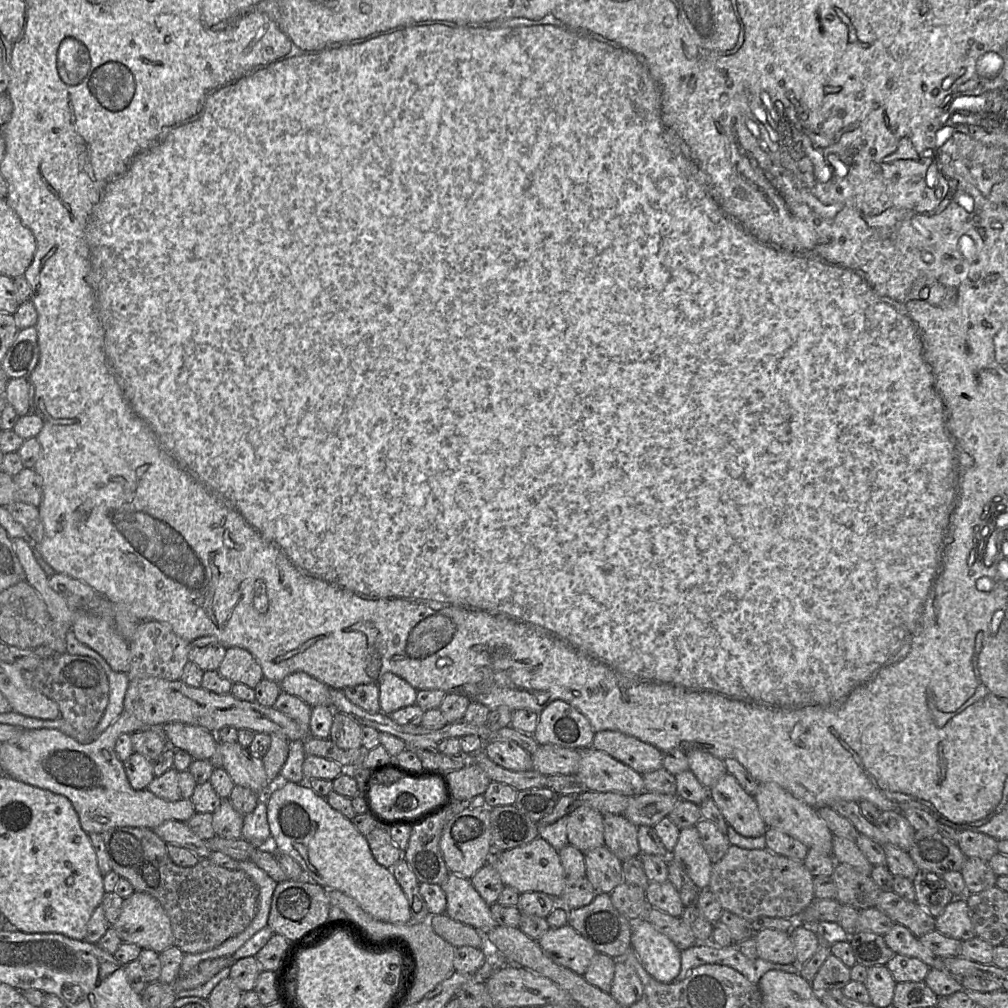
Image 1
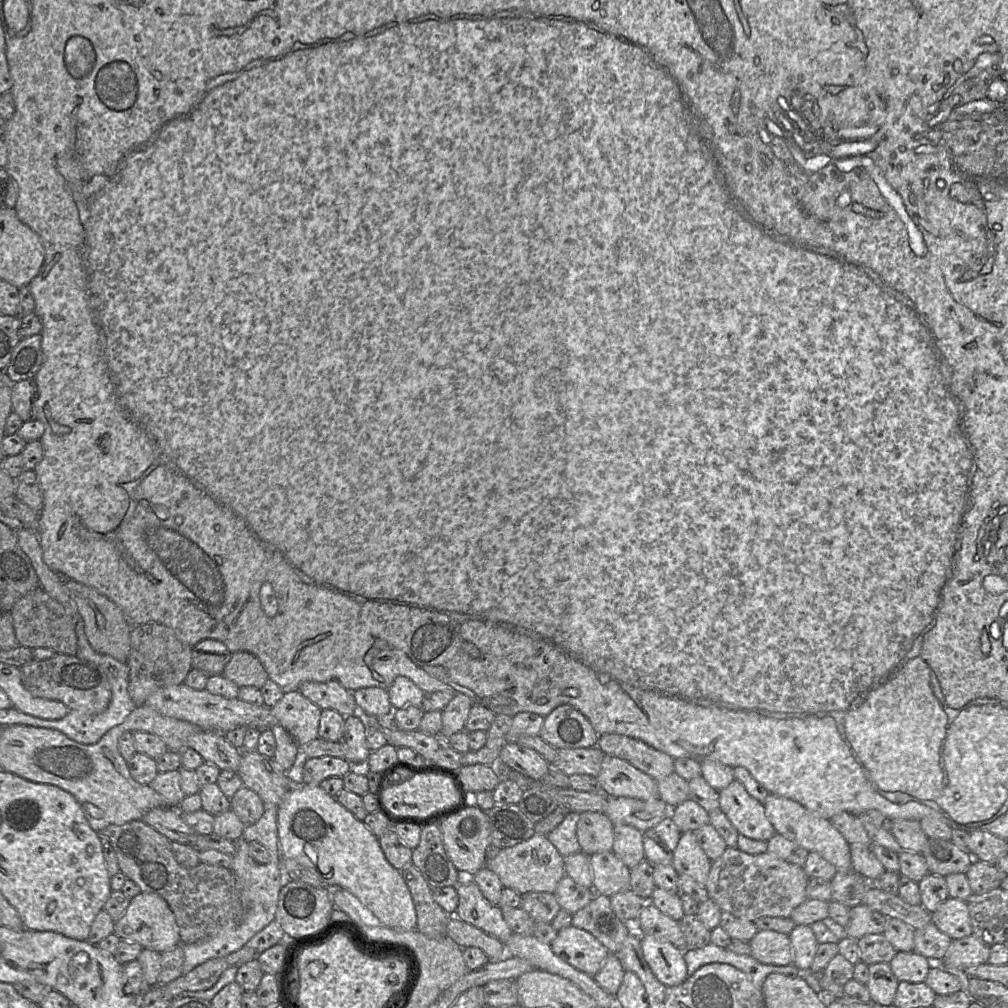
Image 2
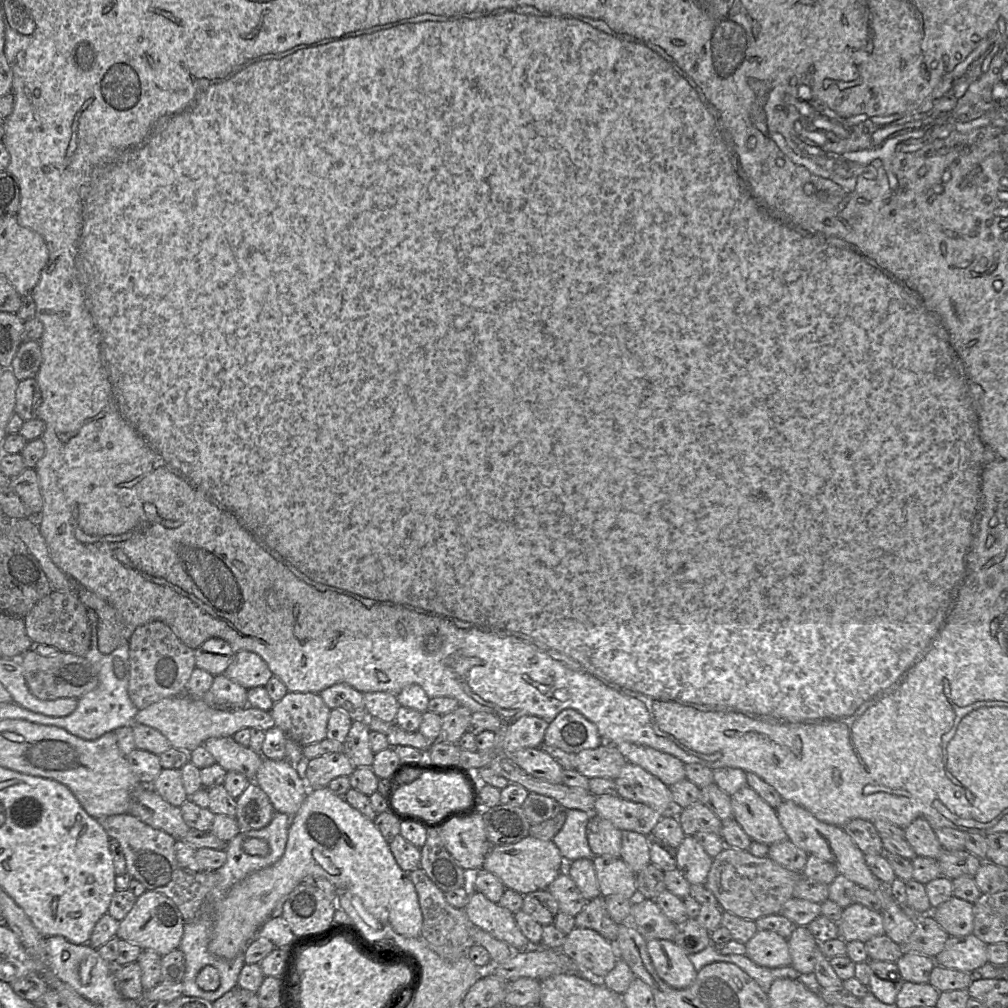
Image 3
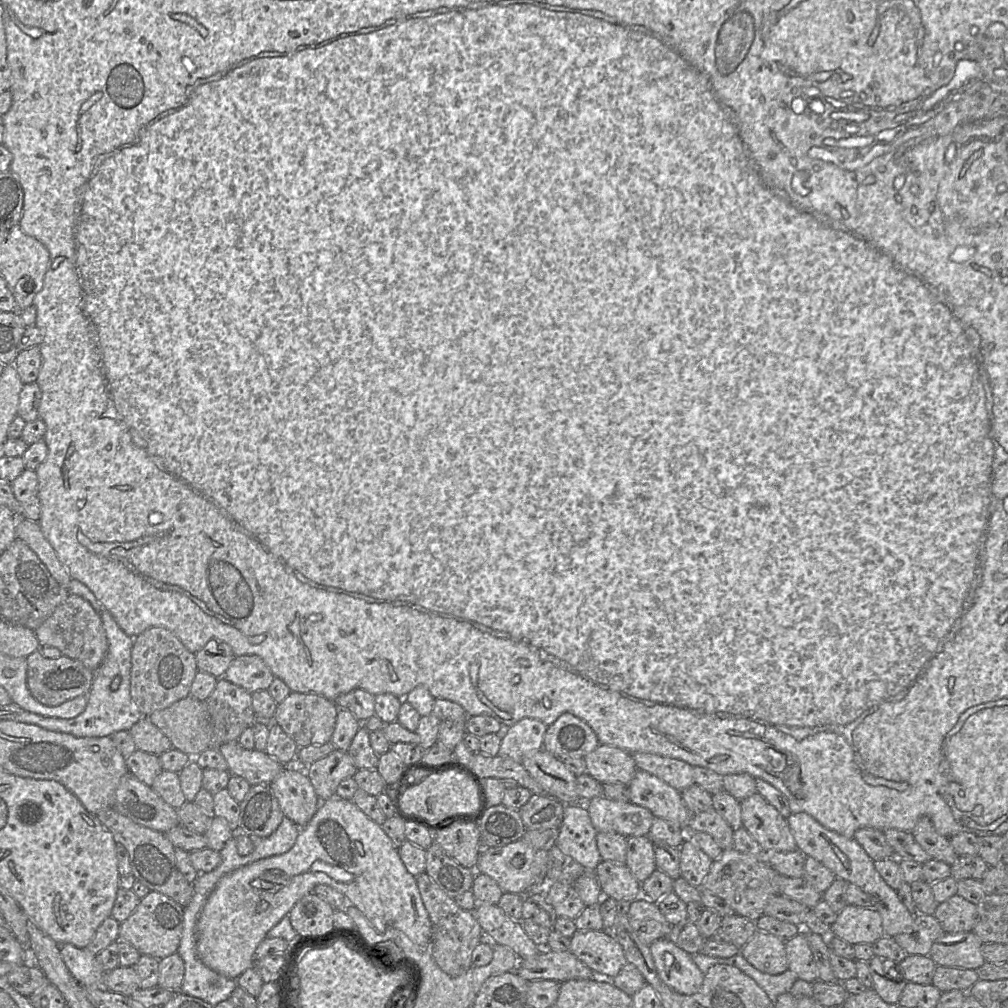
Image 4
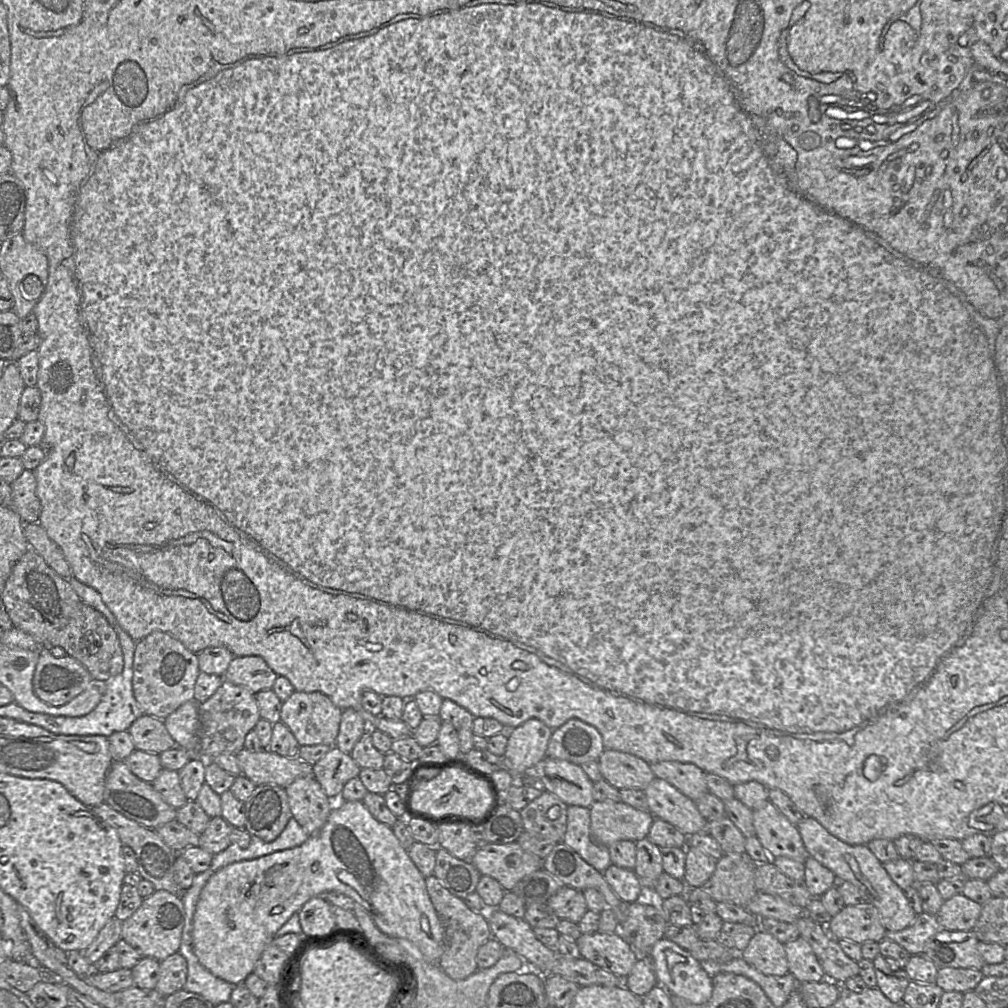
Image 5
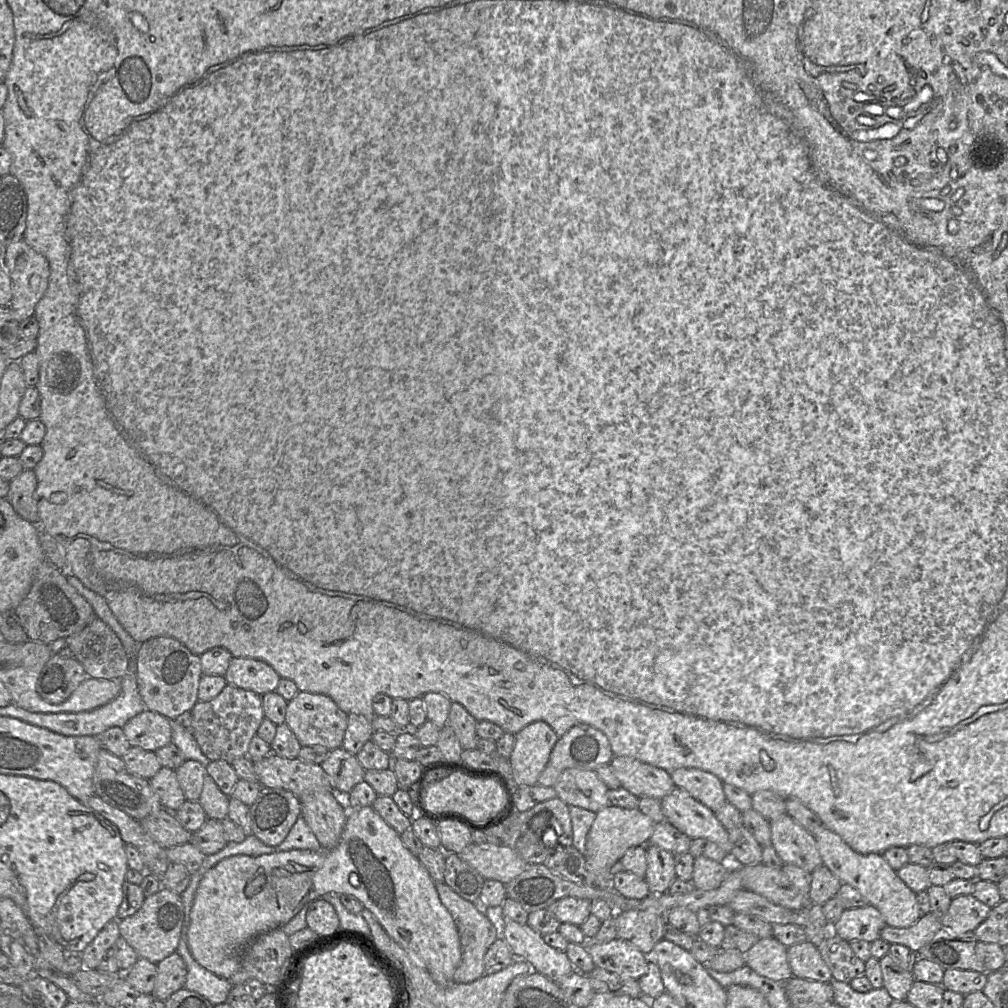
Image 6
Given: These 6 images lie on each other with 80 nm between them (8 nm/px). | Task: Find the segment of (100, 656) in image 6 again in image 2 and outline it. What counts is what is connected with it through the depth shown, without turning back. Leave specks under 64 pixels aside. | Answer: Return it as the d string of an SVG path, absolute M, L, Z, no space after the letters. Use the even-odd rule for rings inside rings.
M41 587L21 597L9 611L19 646L28 648L49 648L57 654L76 655L78 640L74 621L57 600Z

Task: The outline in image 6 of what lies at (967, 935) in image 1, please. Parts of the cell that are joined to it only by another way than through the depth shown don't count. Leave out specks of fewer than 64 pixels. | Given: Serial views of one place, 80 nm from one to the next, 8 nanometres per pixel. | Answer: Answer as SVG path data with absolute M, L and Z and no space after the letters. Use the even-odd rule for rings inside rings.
M961 895L951 900L947 912L941 918L944 929L954 933L974 932L987 918L991 908L973 895Z

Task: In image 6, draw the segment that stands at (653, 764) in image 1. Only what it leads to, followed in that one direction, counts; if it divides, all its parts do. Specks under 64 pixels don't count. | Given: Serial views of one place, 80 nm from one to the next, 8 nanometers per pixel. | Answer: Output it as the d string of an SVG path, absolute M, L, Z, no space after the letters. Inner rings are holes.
M678 768L669 774L676 788L687 791L713 812L727 803L723 782L712 773L699 768Z

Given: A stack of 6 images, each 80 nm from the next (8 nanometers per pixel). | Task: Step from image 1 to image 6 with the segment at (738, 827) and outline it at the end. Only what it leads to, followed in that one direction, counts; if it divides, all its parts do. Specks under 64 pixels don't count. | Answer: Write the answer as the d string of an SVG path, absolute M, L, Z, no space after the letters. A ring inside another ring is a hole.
M788 814L770 822L771 846L784 863L794 864L812 873L823 861L814 835Z

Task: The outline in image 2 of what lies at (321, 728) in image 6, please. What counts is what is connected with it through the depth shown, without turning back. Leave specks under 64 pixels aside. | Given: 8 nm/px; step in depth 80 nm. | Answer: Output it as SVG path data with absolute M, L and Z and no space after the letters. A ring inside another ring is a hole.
M298 690L284 693L283 697L272 708L271 712L299 746L319 738L318 729L322 709Z

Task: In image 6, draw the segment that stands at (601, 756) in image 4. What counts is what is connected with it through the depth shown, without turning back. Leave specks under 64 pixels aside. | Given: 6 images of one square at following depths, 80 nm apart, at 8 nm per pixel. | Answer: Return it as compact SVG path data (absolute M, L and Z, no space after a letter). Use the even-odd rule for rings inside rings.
M614 756L609 765L621 787L637 797L661 800L676 786L668 771L627 756Z

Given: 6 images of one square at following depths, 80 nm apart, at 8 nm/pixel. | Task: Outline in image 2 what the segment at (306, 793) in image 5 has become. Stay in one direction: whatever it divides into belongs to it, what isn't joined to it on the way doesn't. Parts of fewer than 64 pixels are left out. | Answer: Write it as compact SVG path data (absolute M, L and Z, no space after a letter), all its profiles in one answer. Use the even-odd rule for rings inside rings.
M241 749L241 751L241 763L237 774L241 778L244 786L253 790L259 795L261 800L264 802L264 805L279 806L279 804L283 801L284 797L289 792L289 790L293 788L293 786L298 786L290 783L289 779L286 776L287 771L282 770L282 768L273 760L273 758L268 758L264 755L261 755L256 750L247 751L245 749Z

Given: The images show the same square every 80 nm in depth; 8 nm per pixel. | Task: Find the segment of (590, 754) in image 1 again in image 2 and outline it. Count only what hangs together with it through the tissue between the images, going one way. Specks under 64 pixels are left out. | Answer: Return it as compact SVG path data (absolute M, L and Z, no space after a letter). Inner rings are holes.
M606 755L595 777L600 791L610 797L653 799L658 796L657 781L629 762Z

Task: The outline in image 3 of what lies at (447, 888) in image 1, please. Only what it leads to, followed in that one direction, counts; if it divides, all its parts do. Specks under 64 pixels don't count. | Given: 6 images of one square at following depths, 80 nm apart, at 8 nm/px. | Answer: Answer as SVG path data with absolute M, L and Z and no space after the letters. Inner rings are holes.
M476 890L470 892L464 912L474 925L506 942L514 951L532 947L521 932L514 914L499 904L493 903L482 893Z

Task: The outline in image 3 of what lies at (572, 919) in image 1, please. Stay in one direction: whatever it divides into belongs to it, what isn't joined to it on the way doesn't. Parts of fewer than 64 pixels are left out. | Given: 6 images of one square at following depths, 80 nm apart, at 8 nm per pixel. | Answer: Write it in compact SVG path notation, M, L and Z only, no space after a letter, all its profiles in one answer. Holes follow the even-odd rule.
M598 897L587 902L585 907L575 916L578 928L589 928L615 944L619 924L611 919L606 908L605 897Z

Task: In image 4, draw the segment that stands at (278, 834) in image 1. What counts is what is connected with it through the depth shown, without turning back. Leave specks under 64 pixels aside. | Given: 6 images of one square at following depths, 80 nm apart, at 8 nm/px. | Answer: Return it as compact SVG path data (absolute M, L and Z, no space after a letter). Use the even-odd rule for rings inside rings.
M332 797L322 801L317 812L311 820L304 826L300 827L300 832L293 847L282 855L271 856L257 860L248 865L242 866L226 875L224 875L216 884L211 894L205 900L200 917L196 924L197 954L204 965L213 971L227 978L237 980L237 978L248 968L254 966L254 954L258 945L266 938L268 931L274 927L284 916L292 909L294 904L306 894L313 892L315 886L325 884L335 888L344 894L347 901L357 907L368 919L371 925L379 932L386 930L398 930L403 932L413 943L422 948L430 950L431 941L431 922L427 910L423 904L420 892L417 887L416 877L410 874L403 864L398 848L393 844L388 835L383 831L381 825L375 823L366 814L364 814L352 800L344 800L339 797Z

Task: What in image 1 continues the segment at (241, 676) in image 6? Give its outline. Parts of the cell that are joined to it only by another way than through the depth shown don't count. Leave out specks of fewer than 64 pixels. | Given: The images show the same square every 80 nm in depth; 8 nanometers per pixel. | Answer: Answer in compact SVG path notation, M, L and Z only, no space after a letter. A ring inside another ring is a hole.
M231 647L226 650L226 655L218 668L218 673L233 684L244 684L254 689L264 678L259 662L246 649Z

